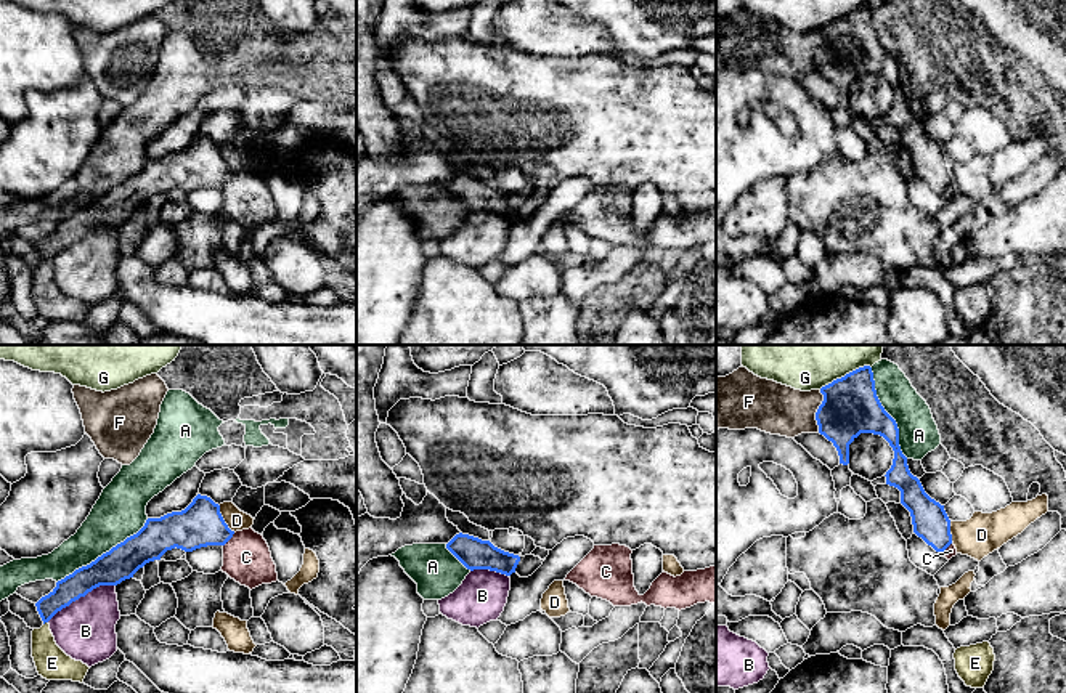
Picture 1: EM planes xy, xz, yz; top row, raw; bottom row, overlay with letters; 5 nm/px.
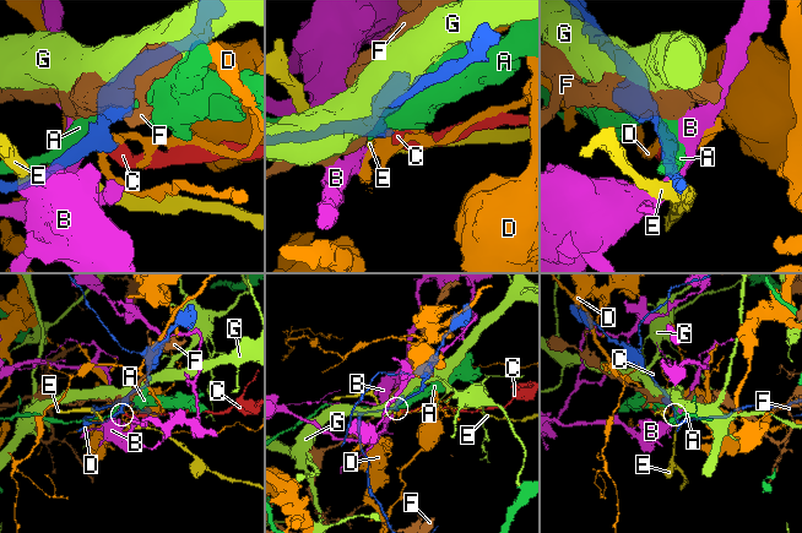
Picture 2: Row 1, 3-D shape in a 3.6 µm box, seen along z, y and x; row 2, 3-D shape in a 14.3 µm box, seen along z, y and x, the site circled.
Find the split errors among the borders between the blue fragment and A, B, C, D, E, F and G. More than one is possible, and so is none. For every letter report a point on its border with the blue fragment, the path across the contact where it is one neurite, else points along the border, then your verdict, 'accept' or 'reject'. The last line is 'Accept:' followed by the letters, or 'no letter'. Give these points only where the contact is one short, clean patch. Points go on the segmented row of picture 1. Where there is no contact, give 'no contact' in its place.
A: xy (103, 554) | reject
B: xy (81, 595) | reject
C: xy (230, 538) | across xy (199, 525), (230, 538), (246, 557) | accept
D: xy (223, 520) | along xy (219, 506), (223, 522), (235, 531) | reject
E: xy (45, 621) | along xy (47, 621), (44, 624) | reject
F: yz (817, 411) | reject
G: yz (846, 374) | reject
Accept: C

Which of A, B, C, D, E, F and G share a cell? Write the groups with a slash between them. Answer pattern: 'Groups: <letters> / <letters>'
Groups: A / B / C / D / E / F / G

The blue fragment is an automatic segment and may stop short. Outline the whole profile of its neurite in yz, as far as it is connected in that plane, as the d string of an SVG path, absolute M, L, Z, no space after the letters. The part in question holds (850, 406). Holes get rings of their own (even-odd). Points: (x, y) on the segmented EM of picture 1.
M870 366L859 367L820 388L824 401L816 412L819 433L838 451L840 464L849 464L849 444L861 433L883 436L894 451L886 484L901 491L901 504L910 512L913 533L947 560L957 555L950 520L944 505L931 499L907 465L899 446L896 420L881 406Z

